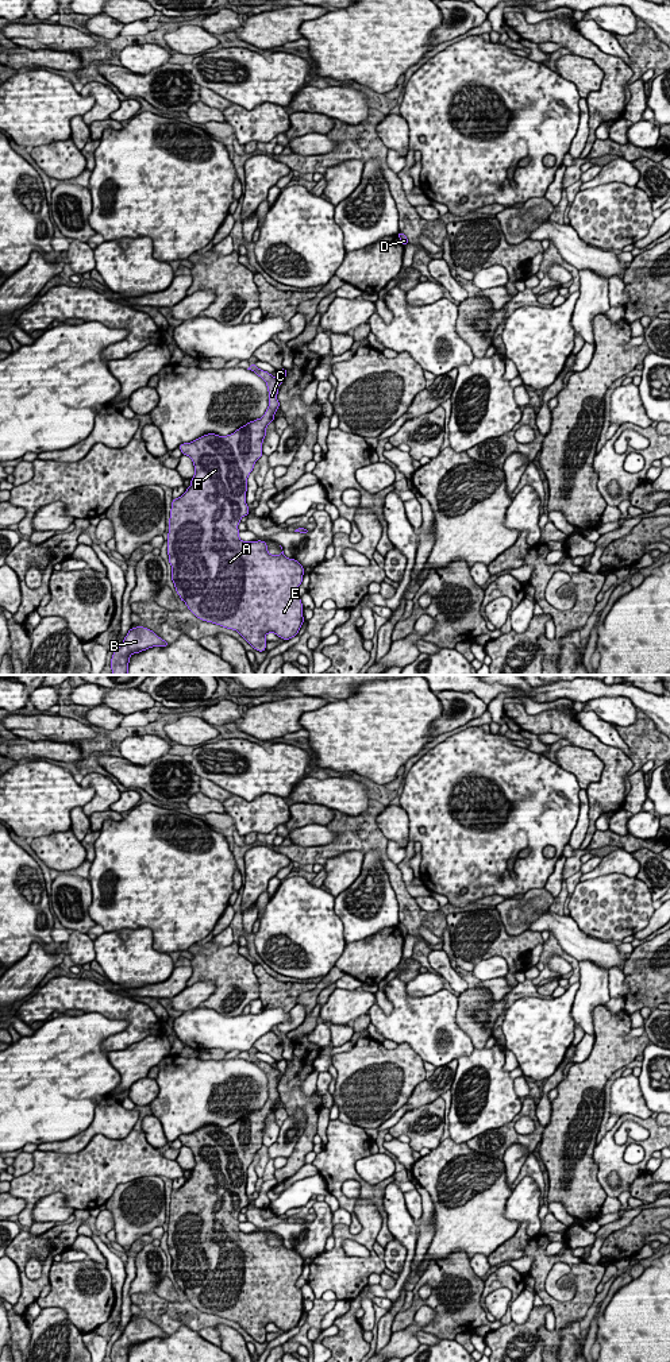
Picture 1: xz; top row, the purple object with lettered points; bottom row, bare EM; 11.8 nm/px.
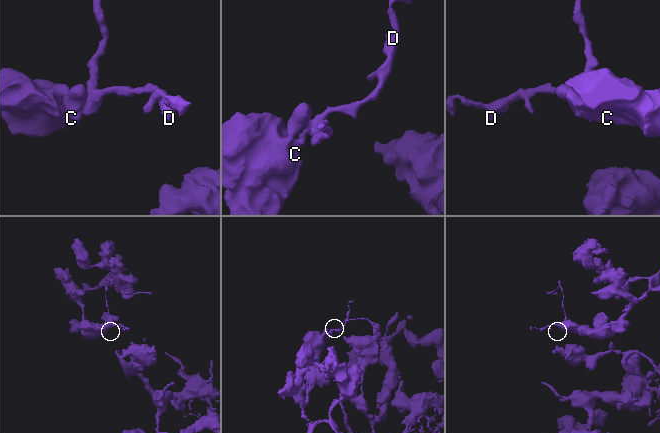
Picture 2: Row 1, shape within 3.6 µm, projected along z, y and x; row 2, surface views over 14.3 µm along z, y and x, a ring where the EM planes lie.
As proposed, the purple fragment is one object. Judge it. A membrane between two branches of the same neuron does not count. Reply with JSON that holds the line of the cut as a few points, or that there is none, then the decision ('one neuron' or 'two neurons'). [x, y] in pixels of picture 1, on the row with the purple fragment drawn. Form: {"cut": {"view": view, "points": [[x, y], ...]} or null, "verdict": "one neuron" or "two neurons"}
{"cut": {"view": "xz", "points": [[277, 377], [280, 382]]}, "verdict": "two neurons"}

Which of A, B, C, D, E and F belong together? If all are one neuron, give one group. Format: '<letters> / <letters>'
A B C E F / D

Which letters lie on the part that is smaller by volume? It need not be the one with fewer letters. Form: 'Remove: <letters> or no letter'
Remove: D

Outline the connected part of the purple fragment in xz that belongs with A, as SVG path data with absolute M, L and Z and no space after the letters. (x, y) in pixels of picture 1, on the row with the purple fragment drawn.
M255 363L247 370L254 371L266 382L269 406L261 418L247 423L231 435L208 433L178 445L182 455L192 459L195 476L190 478L192 482L186 491L172 501L168 555L172 566L172 580L180 599L185 602L188 609L201 621L236 630L255 651L263 652L267 633L289 640L297 636L304 622L301 598L296 595L303 582L304 568L297 560L288 559L284 551L280 555L270 555L267 544L262 540L247 543L239 539L238 525L240 518L249 516L246 503L247 478L255 462L263 455L262 443L266 437L266 428L272 421L276 421L273 417L280 408L277 400L278 378L258 369Z

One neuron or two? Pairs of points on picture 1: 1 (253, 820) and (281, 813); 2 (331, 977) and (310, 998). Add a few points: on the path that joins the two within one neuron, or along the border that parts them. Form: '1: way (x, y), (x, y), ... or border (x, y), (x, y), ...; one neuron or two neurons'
1: way (260, 815), (274, 813); one neuron
2: way (326, 982), (315, 992); one neuron

